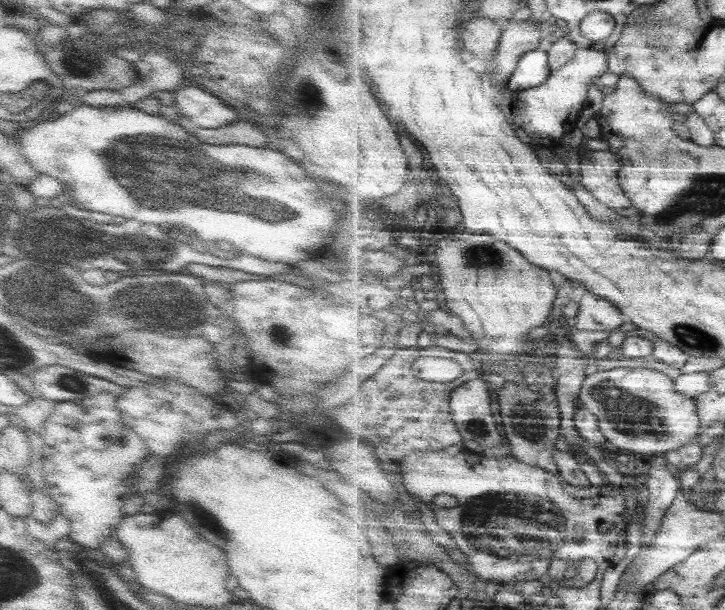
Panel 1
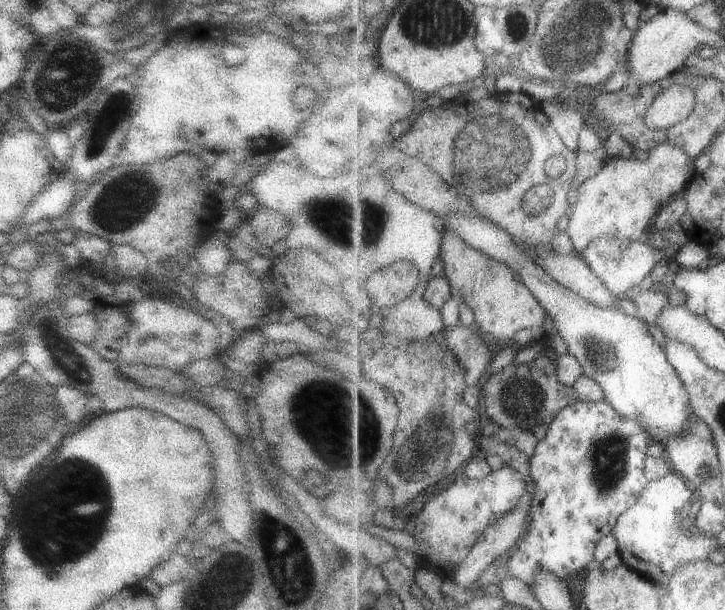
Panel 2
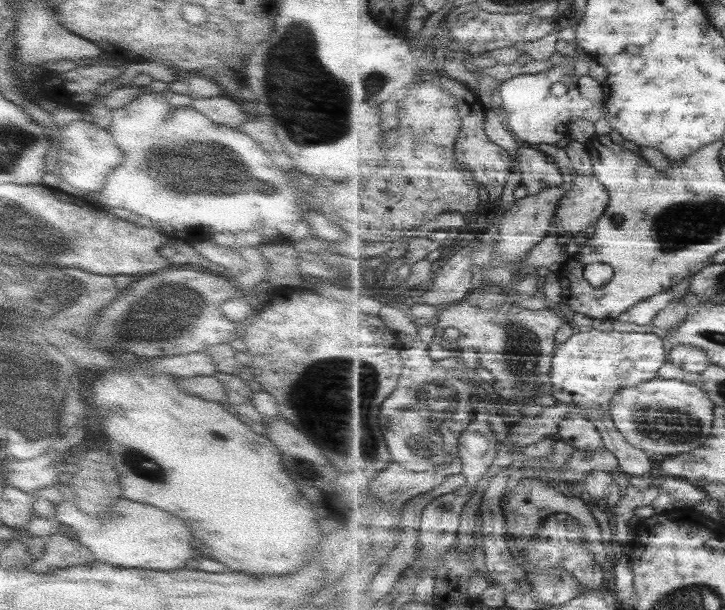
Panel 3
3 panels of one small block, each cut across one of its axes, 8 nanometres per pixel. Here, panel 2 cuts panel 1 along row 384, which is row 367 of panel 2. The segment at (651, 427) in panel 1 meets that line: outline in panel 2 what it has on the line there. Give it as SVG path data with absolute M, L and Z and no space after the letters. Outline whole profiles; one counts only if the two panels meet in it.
M450 214L446 216L445 224L448 230L462 236L470 246L482 250L498 262L512 266L525 279L530 290L550 312L569 352L580 360L587 376L596 378L602 384L606 392L605 400L614 406L614 410L618 410L618 414L638 418L653 439L664 443L670 438L680 438L692 432L696 414L690 404L690 392L677 368L670 362L665 348L656 342L647 321L637 315L630 316L626 312L594 306L580 294L562 286L550 277L510 230L486 216Z

